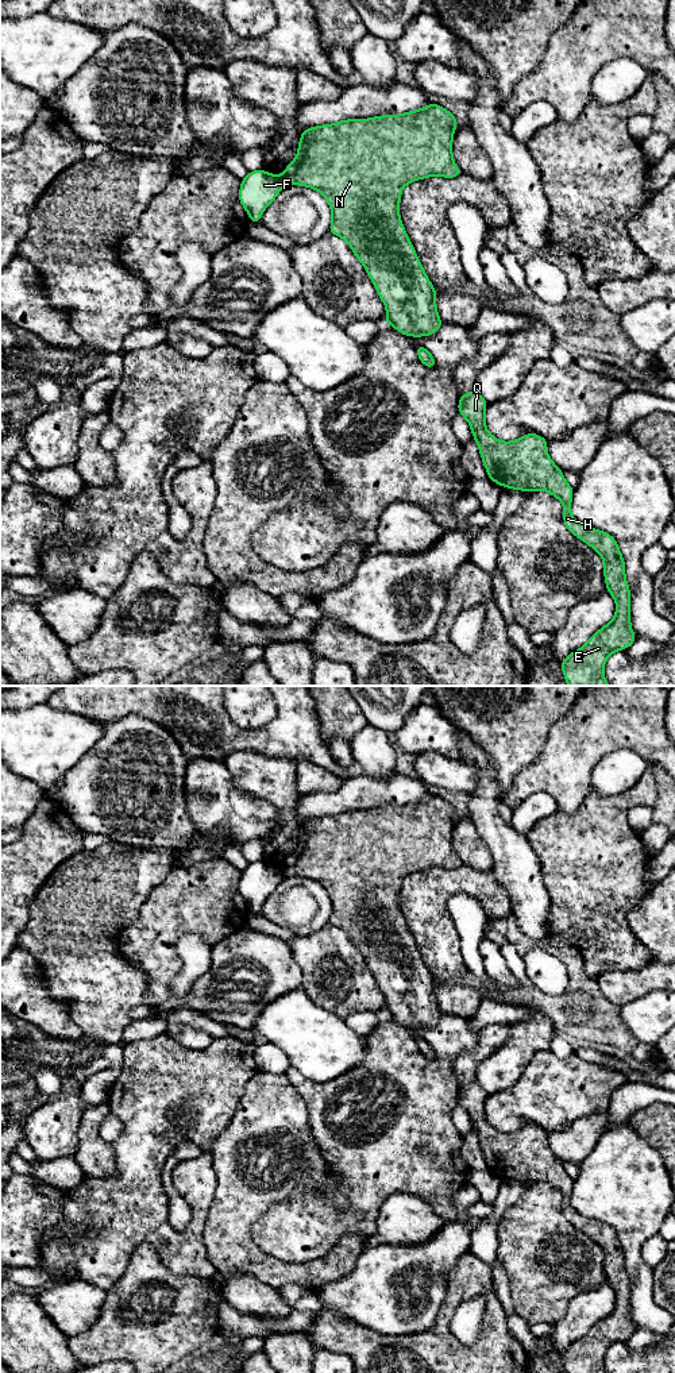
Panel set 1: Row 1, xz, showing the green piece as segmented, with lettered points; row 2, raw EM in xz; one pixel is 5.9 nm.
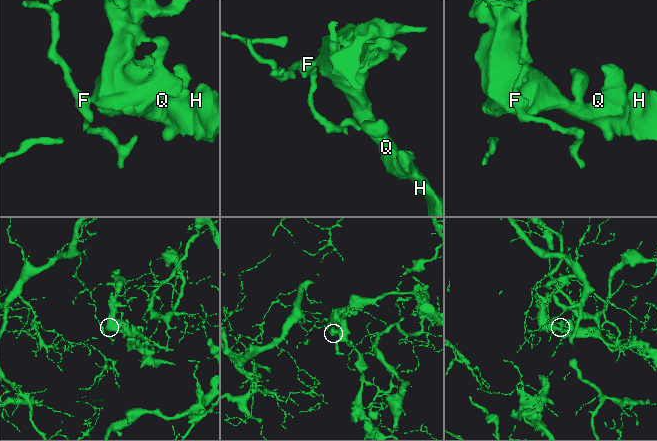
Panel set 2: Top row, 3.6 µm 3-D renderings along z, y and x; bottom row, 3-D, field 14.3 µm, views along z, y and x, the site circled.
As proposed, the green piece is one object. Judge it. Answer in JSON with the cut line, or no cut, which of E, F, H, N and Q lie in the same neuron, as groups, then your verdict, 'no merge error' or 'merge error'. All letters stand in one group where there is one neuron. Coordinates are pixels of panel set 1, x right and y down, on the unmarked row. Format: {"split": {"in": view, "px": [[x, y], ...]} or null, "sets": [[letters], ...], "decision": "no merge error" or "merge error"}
{"split": {"in": "xz", "px": [[280, 867], [285, 875]]}, "sets": [["E", "H", "N", "Q"], ["F"]], "decision": "merge error"}

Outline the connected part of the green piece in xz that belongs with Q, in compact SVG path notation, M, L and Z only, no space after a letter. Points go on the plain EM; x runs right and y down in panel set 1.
M474 1080L460 1085L458 1103L468 1112L489 1170L502 1179L522 1183L544 1181L563 1195L566 1219L597 1242L603 1251L606 1281L616 1292L614 1310L597 1322L583 1338L562 1351L566 1373L606 1373L603 1357L608 1349L629 1339L636 1331L630 1319L630 1283L625 1269L625 1253L616 1230L586 1218L571 1206L574 1180L547 1143L548 1131L531 1123L514 1133L500 1133L487 1121L487 1094Z

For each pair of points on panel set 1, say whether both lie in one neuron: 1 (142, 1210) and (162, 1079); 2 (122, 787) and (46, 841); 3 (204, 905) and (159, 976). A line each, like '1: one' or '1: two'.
1: one
2: two
3: one

